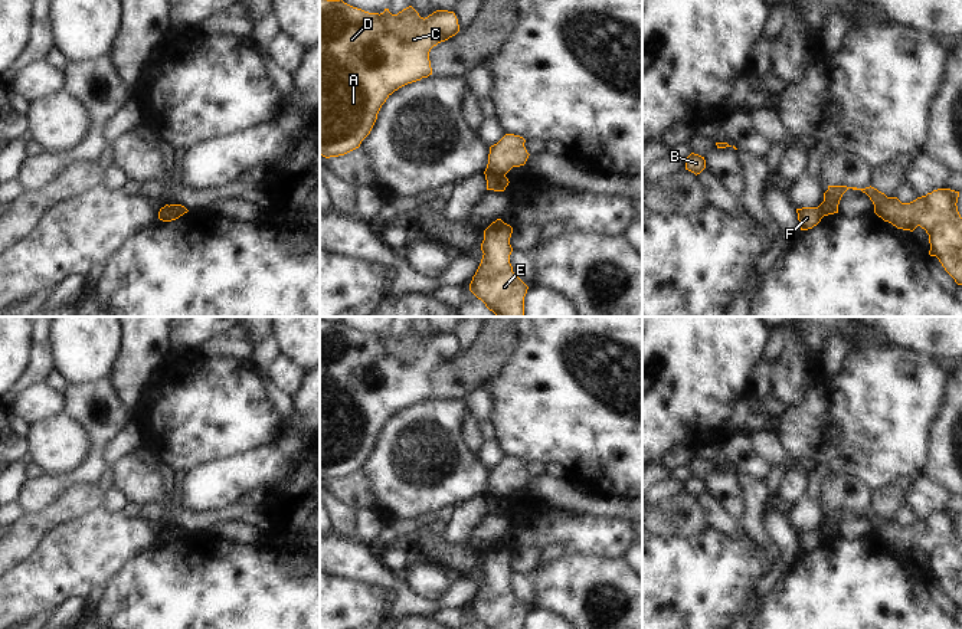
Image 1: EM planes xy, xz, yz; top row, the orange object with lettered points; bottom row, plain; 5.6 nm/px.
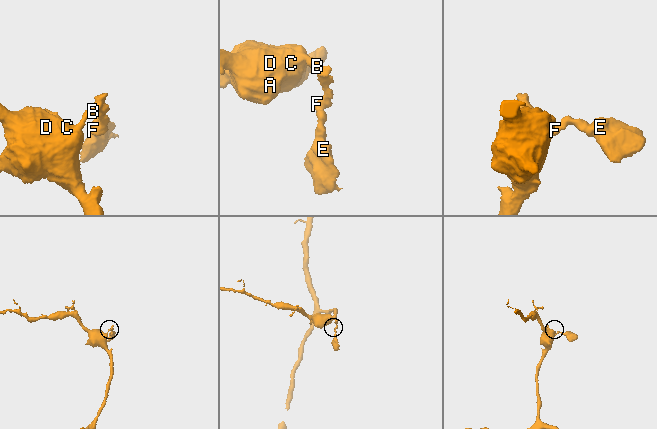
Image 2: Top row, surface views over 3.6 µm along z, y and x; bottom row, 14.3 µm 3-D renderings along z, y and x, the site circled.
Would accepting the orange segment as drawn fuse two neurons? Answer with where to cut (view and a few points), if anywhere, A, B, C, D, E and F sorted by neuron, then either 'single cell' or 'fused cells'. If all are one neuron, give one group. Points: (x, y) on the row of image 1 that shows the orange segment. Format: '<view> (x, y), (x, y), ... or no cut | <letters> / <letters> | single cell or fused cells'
xz (486, 173), (504, 176) | A B C D F / E | fused cells

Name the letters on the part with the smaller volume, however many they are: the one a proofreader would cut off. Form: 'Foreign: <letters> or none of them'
Foreign: E

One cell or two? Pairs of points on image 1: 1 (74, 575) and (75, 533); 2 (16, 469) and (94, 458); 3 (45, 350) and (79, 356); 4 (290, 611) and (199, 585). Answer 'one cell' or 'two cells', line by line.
1: one cell
2: two cells
3: two cells
4: one cell

